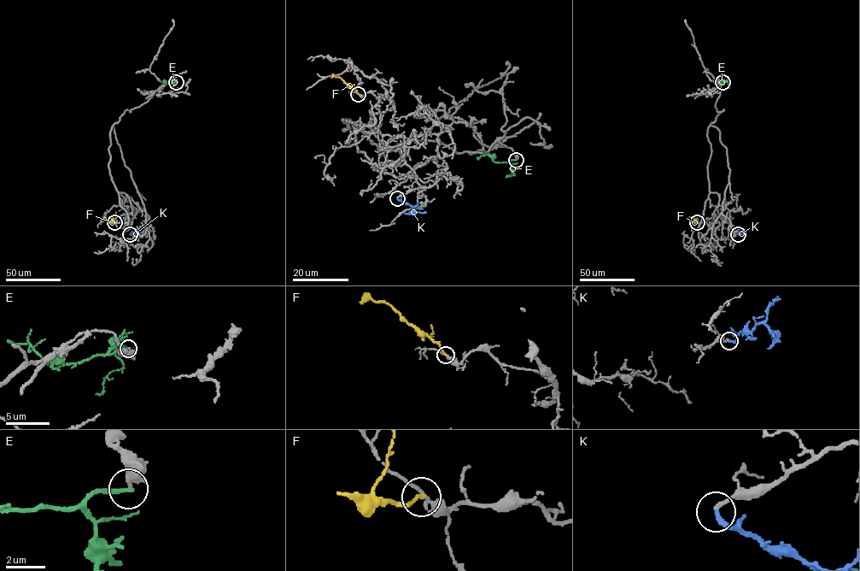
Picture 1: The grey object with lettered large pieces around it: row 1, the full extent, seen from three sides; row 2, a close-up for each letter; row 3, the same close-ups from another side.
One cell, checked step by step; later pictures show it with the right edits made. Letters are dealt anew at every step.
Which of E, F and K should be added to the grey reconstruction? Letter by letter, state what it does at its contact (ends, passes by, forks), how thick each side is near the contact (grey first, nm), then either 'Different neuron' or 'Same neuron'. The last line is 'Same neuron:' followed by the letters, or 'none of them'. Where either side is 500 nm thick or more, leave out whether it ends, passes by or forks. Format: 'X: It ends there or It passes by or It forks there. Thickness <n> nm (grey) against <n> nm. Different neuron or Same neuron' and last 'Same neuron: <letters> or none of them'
E: It ends there. Thickness 340 nm (grey) against 240 nm. Different neuron
F: It ends there. Thickness 170 nm (grey) against 190 nm. Different neuron
K: It ends there. Thickness 200 nm (grey) against 240 nm. Different neuron
Same neuron: none of them

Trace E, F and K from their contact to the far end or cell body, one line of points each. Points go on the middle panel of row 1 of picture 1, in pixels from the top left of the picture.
E: (516, 160), (495, 162), (488, 154), (476, 156)
F: (358, 94), (332, 74)
K: (397, 198), (407, 203), (415, 212), (426, 212)

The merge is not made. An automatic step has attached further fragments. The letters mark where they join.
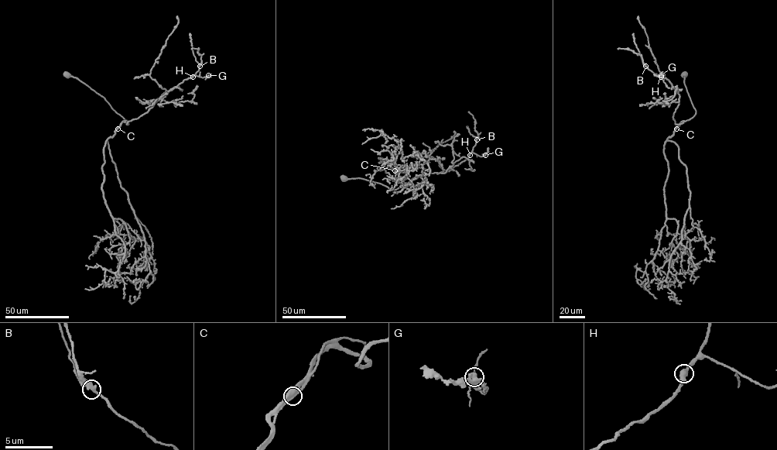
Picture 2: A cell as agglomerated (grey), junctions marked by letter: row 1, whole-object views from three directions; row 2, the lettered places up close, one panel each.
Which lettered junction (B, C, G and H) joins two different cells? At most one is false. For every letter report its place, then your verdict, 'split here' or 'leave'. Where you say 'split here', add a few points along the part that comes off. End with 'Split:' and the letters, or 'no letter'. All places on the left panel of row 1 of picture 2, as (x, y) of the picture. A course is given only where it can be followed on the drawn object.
B: (200, 66) | leave
C: (118, 128) | leave
G: (208, 75) | leave
H: (193, 77) | leave
Split: no letter

